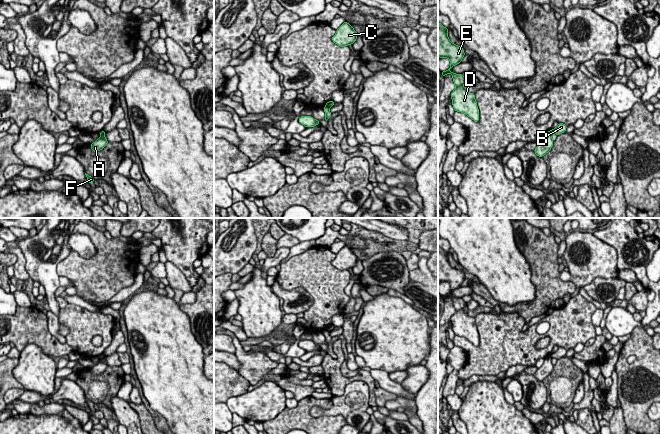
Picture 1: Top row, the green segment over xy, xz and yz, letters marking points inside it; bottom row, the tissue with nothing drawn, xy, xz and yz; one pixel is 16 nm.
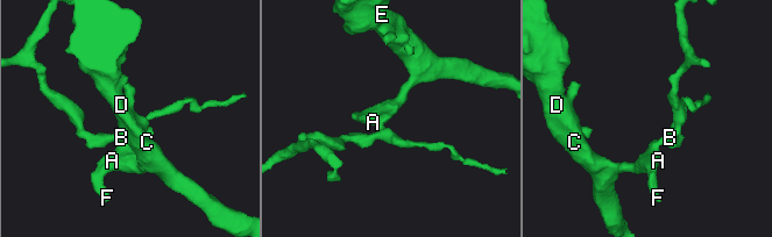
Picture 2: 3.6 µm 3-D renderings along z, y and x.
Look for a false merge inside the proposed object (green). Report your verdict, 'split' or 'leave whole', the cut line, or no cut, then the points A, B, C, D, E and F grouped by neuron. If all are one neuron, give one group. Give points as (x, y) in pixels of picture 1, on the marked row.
split; cut in yz along (550, 131), (551, 134); A C D E F / B

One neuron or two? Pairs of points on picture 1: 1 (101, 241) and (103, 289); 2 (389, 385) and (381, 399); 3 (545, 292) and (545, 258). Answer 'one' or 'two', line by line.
1: one
2: two
3: one

